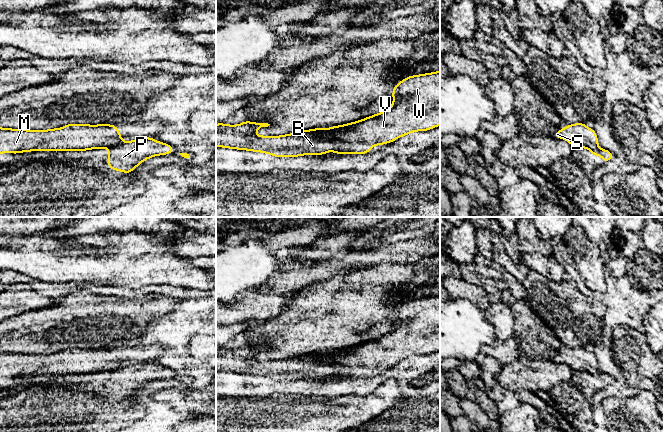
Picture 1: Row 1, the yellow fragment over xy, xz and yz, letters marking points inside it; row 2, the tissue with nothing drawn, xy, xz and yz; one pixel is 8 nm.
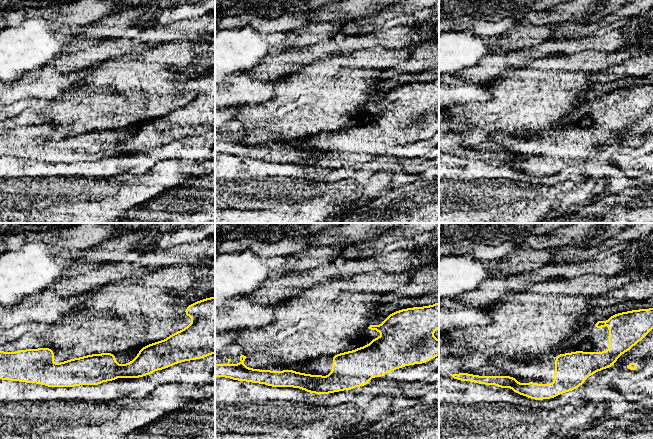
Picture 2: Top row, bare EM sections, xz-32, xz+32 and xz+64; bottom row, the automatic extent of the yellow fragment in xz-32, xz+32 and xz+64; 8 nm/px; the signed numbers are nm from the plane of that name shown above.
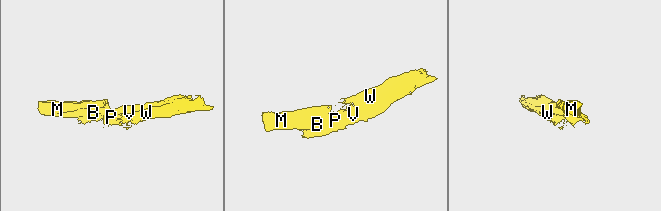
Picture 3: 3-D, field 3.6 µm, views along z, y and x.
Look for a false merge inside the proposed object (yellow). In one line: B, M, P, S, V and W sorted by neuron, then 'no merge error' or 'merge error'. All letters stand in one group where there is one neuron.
groups B M S / P V W; merge error

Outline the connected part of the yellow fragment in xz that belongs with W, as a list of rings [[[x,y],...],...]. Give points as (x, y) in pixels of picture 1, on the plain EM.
[[[440,295],[413,299],[394,310],[394,328],[387,334],[356,346],[334,351],[333,362],[340,366],[336,378],[368,378],[375,369],[388,368],[414,355],[440,349]]]

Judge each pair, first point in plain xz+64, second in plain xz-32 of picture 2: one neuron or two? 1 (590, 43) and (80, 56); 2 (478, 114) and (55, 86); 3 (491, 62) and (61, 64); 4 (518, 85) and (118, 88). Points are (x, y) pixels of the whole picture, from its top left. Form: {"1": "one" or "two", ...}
{"1": "one", "2": "two", "3": "one", "4": "one"}

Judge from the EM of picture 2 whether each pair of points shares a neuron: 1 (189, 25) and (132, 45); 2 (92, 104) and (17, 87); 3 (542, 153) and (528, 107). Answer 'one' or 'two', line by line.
1: one
2: two
3: two

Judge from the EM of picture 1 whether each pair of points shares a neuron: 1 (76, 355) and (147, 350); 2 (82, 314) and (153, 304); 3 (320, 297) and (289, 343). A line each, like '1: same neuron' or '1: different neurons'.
1: same neuron
2: same neuron
3: same neuron

